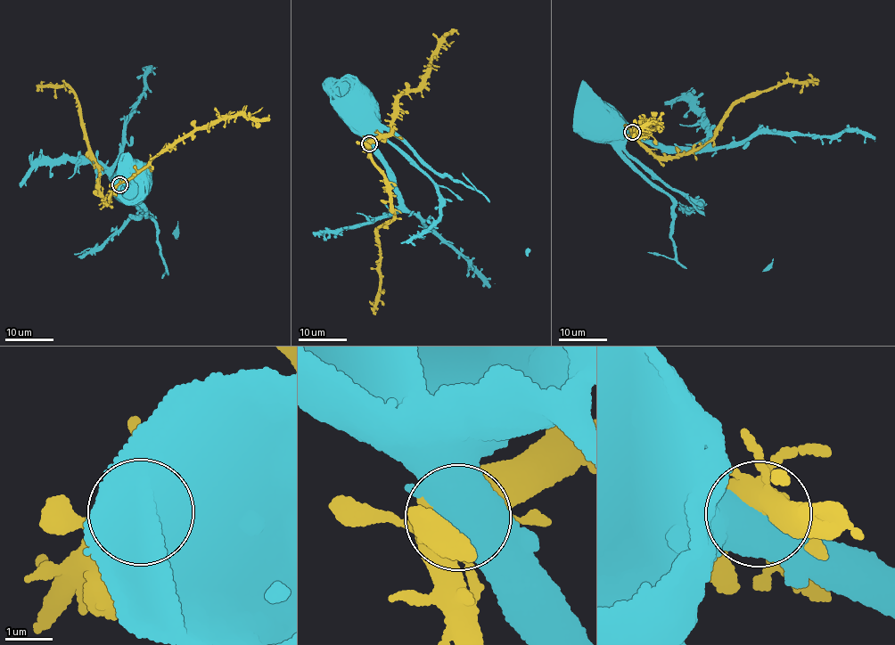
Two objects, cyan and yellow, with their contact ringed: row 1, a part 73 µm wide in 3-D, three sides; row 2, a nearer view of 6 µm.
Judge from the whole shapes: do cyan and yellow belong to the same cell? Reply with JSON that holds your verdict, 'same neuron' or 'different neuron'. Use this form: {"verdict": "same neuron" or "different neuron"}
{"verdict": "different neuron"}

